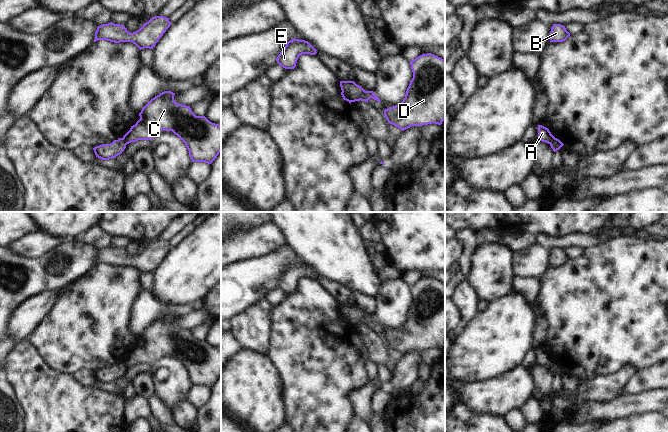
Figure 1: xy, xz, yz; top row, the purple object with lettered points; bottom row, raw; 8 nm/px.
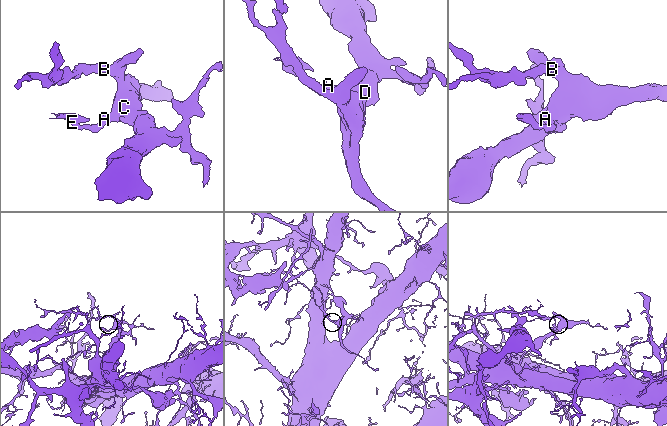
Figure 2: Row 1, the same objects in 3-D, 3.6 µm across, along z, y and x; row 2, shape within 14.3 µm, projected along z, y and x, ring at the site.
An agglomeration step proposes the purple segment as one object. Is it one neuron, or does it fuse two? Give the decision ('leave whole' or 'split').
split

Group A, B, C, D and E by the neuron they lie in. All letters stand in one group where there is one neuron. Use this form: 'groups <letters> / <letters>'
groups A B C D / E

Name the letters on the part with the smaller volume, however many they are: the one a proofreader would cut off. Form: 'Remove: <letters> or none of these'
Remove: E.

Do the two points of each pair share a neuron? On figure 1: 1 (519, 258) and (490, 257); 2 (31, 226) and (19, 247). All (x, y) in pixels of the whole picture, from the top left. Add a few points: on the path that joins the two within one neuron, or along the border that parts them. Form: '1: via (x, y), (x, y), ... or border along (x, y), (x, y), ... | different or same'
1: border along (512, 253), (514, 276) | different
2: border along (38, 229), (23, 235), (10, 244) | different

